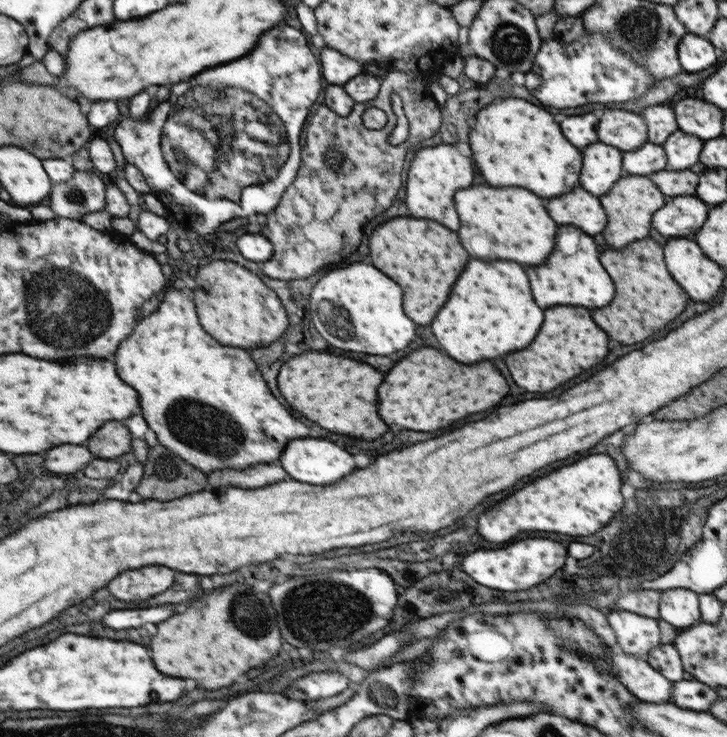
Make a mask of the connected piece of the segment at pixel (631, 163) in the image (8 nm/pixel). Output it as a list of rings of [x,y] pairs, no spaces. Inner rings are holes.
[[[644,144],[636,152],[624,152],[624,170],[628,174],[648,176],[662,168],[666,169],[666,154],[662,146]]]

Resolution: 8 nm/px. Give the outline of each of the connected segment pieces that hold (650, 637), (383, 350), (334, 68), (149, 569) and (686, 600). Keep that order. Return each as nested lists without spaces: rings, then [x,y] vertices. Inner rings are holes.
[[[609,609],[607,612],[608,624],[614,630],[619,650],[645,658],[653,648],[661,644],[661,630],[657,619],[632,611]]]
[[[362,262],[328,272],[312,288],[310,318],[330,346],[350,352],[388,356],[404,350],[416,336],[416,324],[402,310],[402,288],[378,268]]]
[[[326,46],[321,49],[321,69],[323,77],[330,85],[343,86],[351,78],[364,72],[365,65],[363,62],[344,56],[337,50]]]
[[[144,566],[140,570],[128,570],[110,582],[110,592],[124,602],[146,600],[164,590],[168,590],[174,582],[176,570],[166,566]]]
[[[686,588],[660,592],[659,614],[662,620],[678,631],[694,626],[701,620],[699,595]]]

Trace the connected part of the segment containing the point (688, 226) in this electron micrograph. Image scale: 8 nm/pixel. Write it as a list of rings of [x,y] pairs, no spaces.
[[[676,196],[672,198],[658,214],[654,214],[652,226],[664,238],[678,238],[690,236],[700,230],[706,222],[708,206],[692,196]]]

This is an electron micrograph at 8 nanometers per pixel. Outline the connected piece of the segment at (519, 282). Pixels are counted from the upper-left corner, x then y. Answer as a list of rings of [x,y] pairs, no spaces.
[[[470,258],[448,302],[430,324],[442,350],[462,364],[472,364],[522,350],[536,338],[544,312],[536,306],[524,268],[516,262],[480,262]]]

